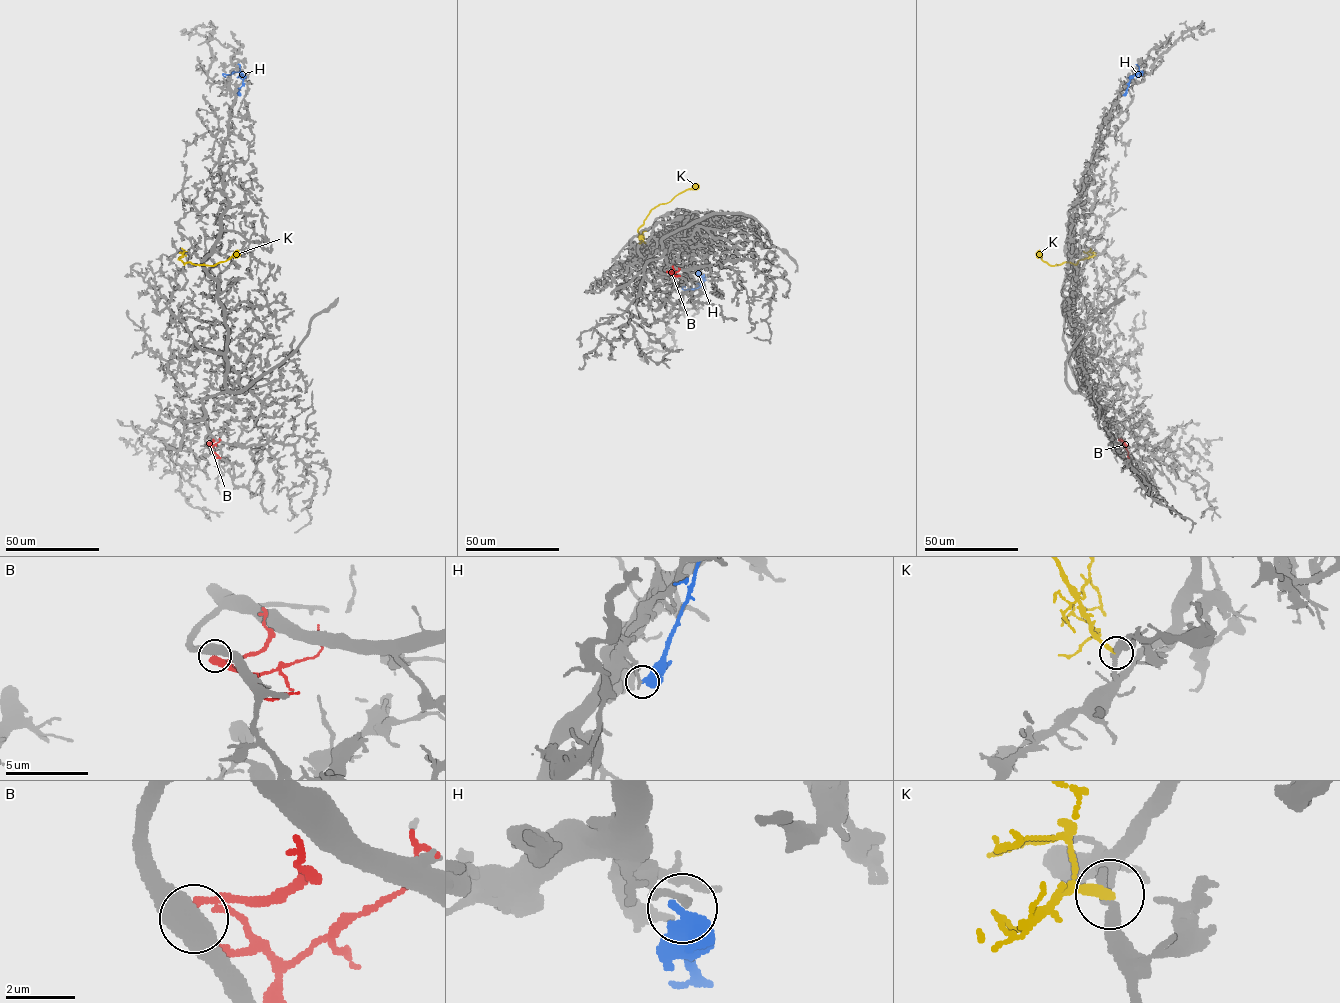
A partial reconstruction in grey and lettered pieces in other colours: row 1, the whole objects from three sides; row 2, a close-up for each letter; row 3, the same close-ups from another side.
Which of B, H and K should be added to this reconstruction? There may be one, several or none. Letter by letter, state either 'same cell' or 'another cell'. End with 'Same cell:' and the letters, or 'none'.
B: another cell
H: another cell
K: another cell
Same cell: none

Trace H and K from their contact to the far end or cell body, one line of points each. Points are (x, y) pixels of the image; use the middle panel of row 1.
H: (698, 271), (703, 280), (700, 286), (685, 287)
K: (645, 243), (638, 229), (650, 211), (699, 185)

